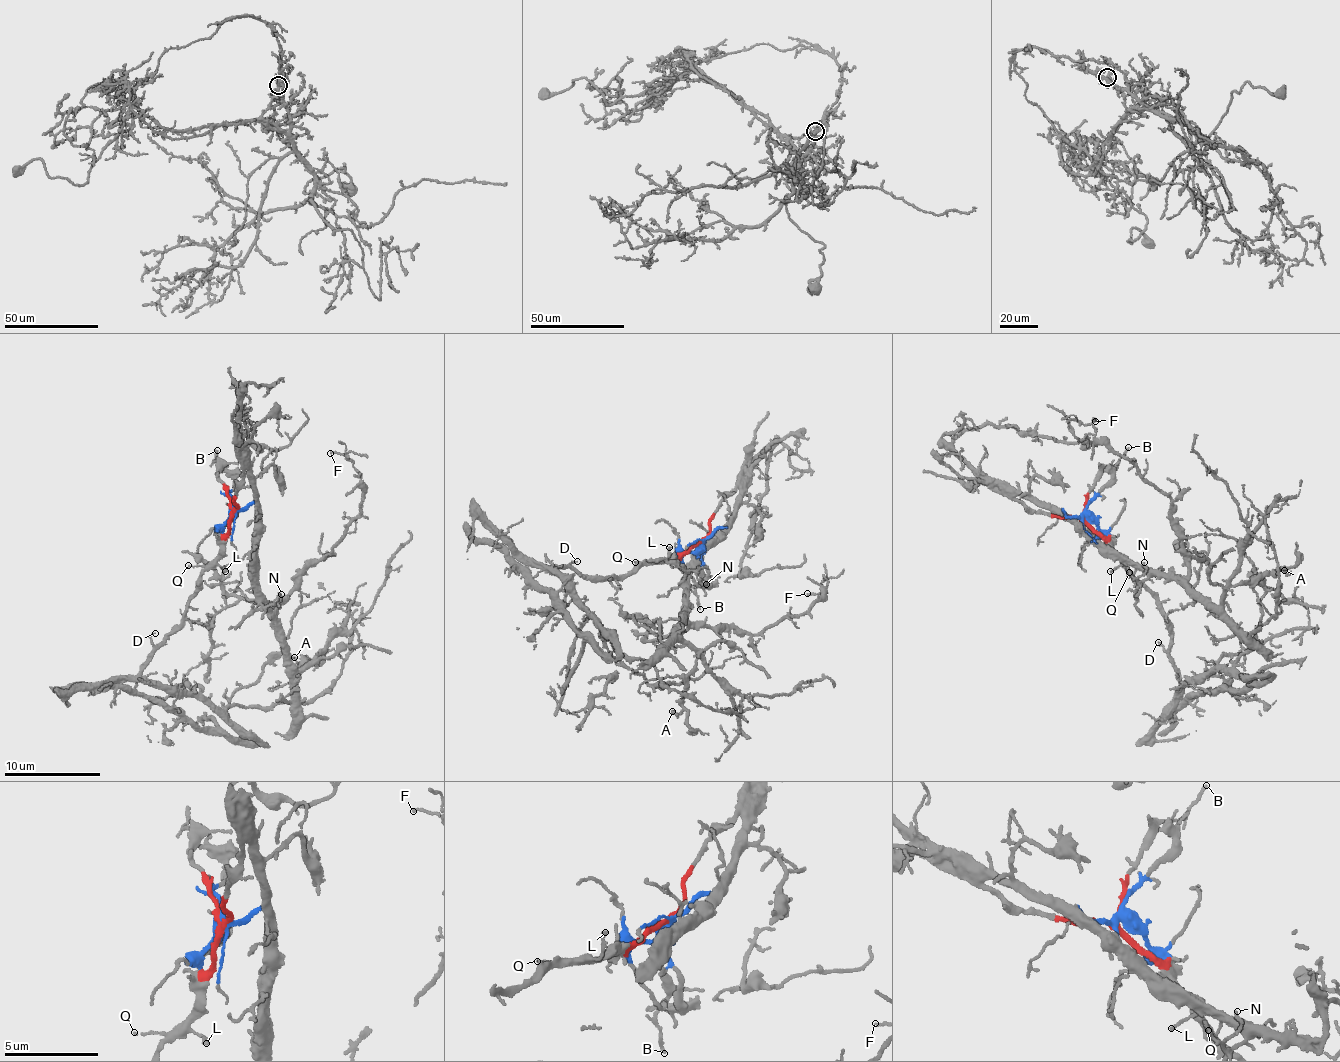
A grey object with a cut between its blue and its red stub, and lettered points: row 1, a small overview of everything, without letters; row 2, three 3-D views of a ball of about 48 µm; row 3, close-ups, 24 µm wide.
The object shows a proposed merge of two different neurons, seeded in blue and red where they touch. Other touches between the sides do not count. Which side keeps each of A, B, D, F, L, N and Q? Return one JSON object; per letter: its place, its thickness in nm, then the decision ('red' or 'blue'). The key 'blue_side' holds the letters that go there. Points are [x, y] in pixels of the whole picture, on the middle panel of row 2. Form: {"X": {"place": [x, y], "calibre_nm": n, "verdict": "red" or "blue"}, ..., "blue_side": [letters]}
{"A": {"place": [672, 711], "calibre_nm": 140, "verdict": "blue"}, "B": {"place": [700, 609], "calibre_nm": 160, "verdict": "red"}, "D": {"place": [577, 561], "calibre_nm": 110, "verdict": "red"}, "F": {"place": [807, 593], "calibre_nm": 130, "verdict": "blue"}, "L": {"place": [669, 547], "calibre_nm": 160, "verdict": "red"}, "N": {"place": [706, 584], "calibre_nm": 120, "verdict": "blue"}, "Q": {"place": [635, 562], "calibre_nm": 80, "verdict": "red"}, "blue_side": ["A", "F", "N"]}

